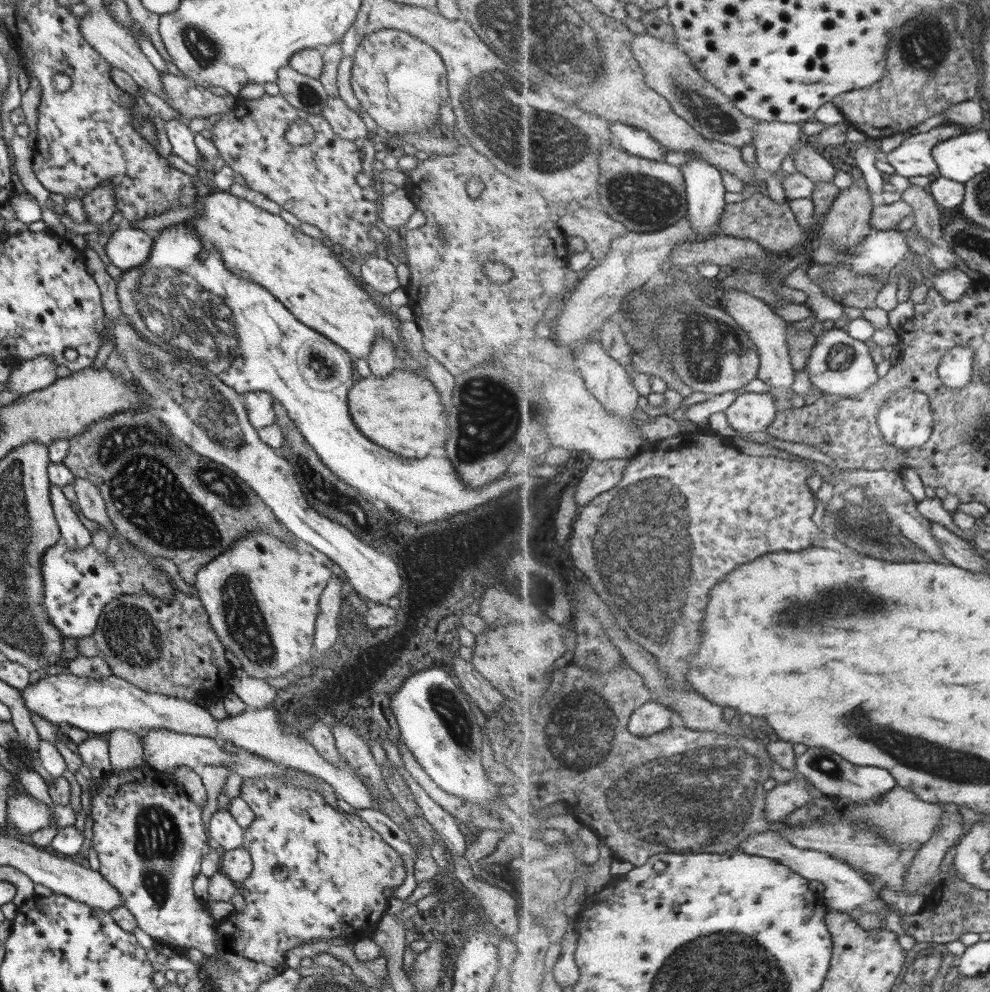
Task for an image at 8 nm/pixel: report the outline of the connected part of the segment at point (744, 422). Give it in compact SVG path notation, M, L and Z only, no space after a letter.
M741 392L725 410L730 425L742 434L767 430L777 418L776 401L769 393Z

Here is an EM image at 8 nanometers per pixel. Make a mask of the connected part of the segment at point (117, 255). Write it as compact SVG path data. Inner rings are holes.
M122 224L103 241L103 245L109 262L124 271L146 262L152 242L145 232Z

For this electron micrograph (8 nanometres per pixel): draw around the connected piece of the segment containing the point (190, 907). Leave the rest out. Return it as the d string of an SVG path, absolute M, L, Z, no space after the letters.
M144 765L139 768L135 768L131 771L113 771L106 774L101 778L99 783L98 793L92 797L90 806L90 816L93 819L92 826L92 847L97 854L99 861L98 871L99 874L107 881L112 887L116 888L121 898L123 899L123 906L129 910L129 914L133 916L136 926L139 927L147 936L150 936L155 941L163 941L172 947L180 950L186 950L188 948L196 948L199 952L204 954L205 958L214 956L214 921L207 913L207 907L204 902L198 899L192 889L192 880L196 874L199 873L199 864L201 864L201 856L209 854L209 847L207 847L207 841L205 841L205 831L203 831L203 825L201 825L201 808L192 803L188 797L177 792L176 784L171 782L164 774L154 769L146 768Z

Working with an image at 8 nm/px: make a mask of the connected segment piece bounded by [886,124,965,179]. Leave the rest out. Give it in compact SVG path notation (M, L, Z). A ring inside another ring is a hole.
M947 124L923 134L911 135L886 155L886 161L893 167L896 174L907 179L935 176L940 172L933 158L935 146L964 133L963 127Z

